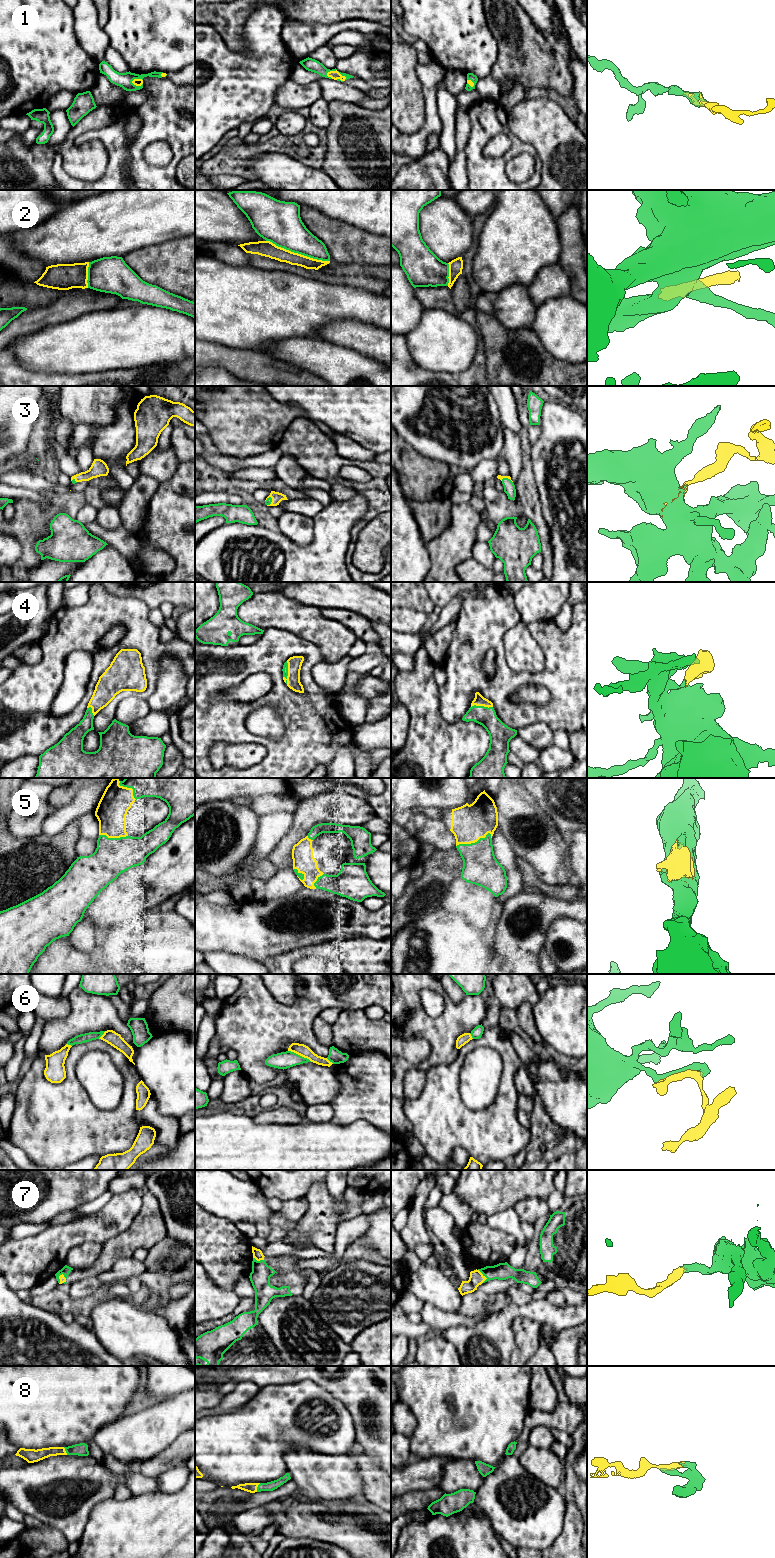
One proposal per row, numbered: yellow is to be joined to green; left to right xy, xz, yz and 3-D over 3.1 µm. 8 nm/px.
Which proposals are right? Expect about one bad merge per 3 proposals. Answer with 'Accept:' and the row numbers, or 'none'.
Accept: 1, 3, 4, 5, 7, 8

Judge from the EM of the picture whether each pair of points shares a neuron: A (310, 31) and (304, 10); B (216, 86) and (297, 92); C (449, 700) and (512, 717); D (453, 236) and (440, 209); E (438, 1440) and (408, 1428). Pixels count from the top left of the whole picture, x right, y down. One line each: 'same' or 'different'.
A: different
B: different
C: same
D: same
E: different

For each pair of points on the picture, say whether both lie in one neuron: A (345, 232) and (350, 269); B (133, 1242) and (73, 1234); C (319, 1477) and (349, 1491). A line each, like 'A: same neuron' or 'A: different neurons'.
A: different neurons
B: different neurons
C: same neuron

